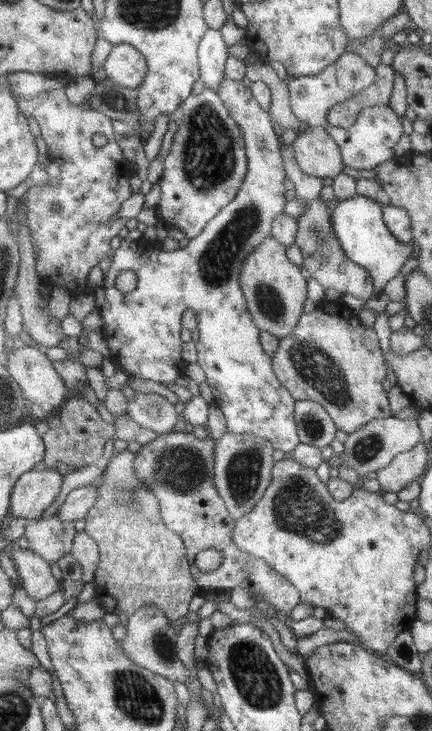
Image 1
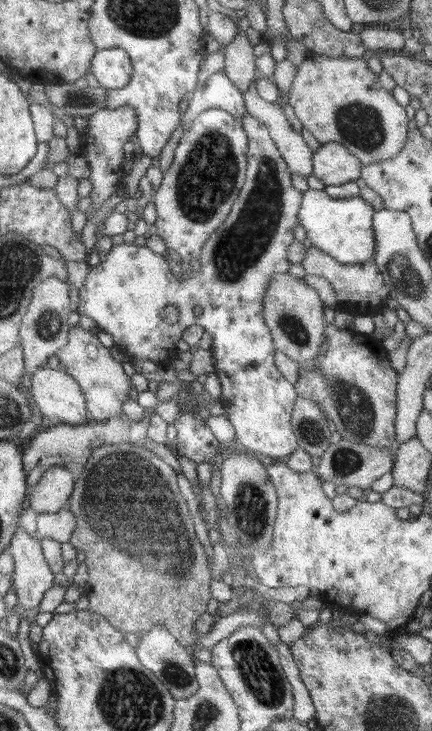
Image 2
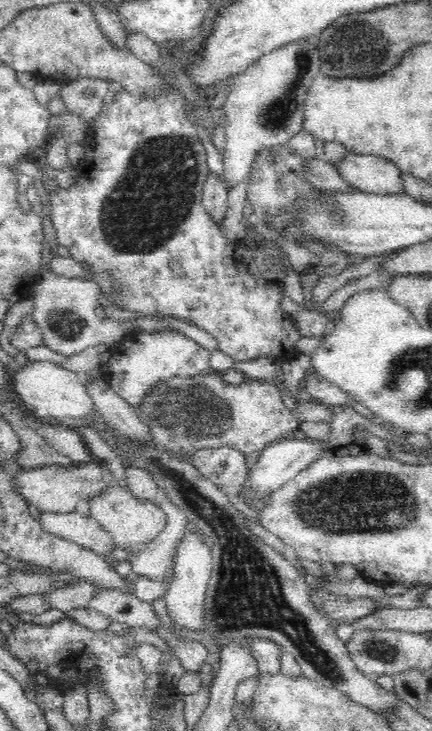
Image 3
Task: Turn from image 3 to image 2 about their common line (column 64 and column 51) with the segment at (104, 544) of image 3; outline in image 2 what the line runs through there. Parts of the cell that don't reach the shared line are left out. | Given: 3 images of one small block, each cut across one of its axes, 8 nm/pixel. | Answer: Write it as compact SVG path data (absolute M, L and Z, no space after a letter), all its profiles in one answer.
M66 506L54 514L38 513L35 521L39 540L50 538L61 543L69 542L76 526L75 516Z

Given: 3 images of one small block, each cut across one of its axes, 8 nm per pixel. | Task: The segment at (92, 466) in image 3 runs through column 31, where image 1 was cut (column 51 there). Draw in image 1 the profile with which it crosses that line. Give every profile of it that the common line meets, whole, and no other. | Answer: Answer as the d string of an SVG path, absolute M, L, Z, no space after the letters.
M37 467L24 472L10 493L10 515L13 518L39 519L59 495L63 476L56 470Z

